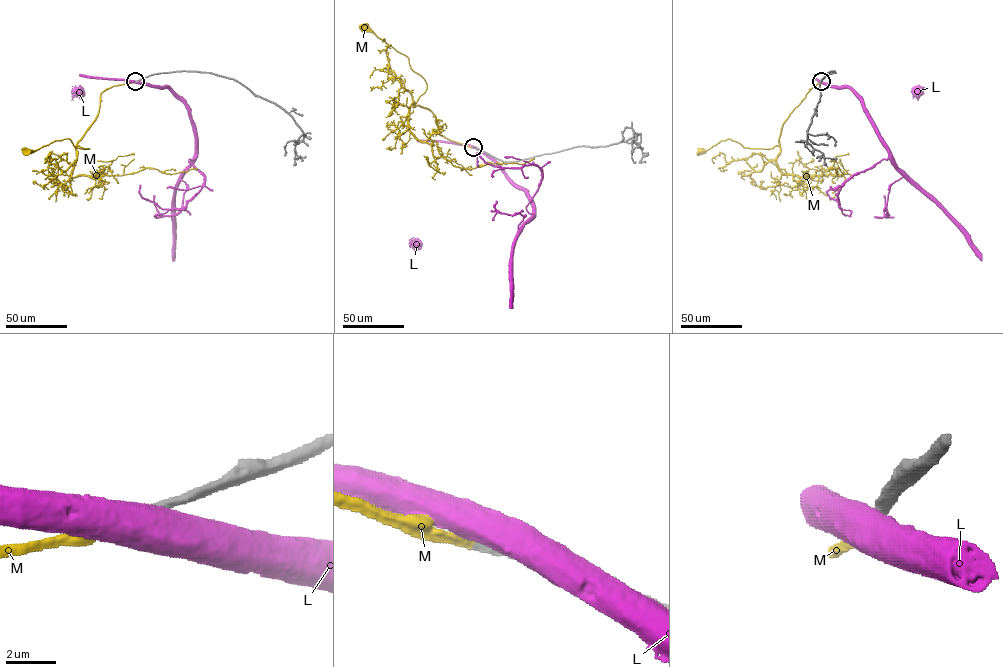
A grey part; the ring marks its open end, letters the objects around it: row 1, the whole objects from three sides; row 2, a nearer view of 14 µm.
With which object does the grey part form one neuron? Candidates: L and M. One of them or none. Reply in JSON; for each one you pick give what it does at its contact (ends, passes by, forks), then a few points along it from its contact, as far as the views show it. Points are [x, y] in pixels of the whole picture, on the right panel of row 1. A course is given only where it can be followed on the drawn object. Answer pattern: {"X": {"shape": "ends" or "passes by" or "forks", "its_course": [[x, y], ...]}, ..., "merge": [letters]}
{"M": {"shape": "ends", "its_course": [[821, 81], [806, 94], [784, 123], [779, 145], [744, 148], [728, 138], [701, 151]]}, "merge": ["M"]}

